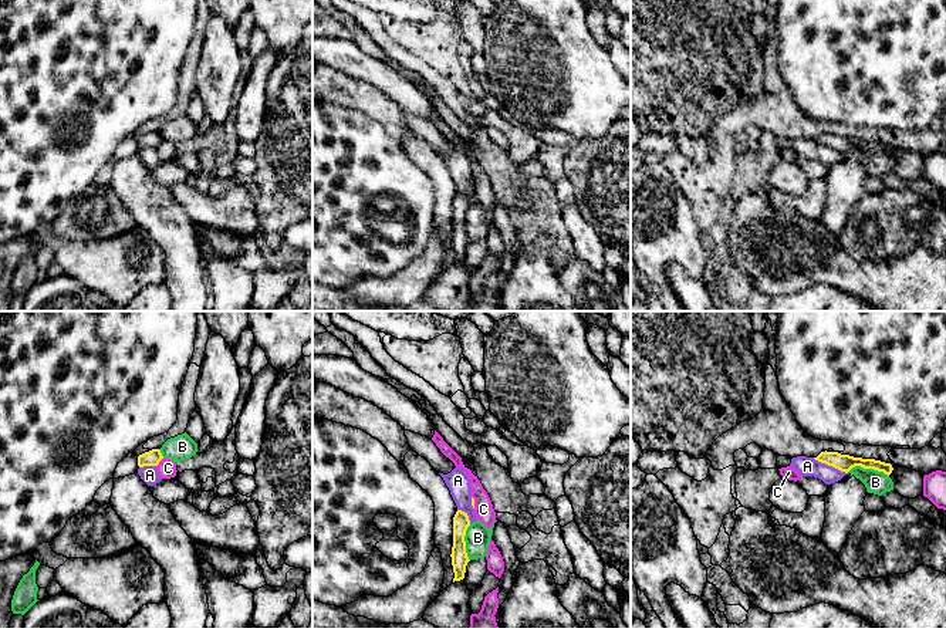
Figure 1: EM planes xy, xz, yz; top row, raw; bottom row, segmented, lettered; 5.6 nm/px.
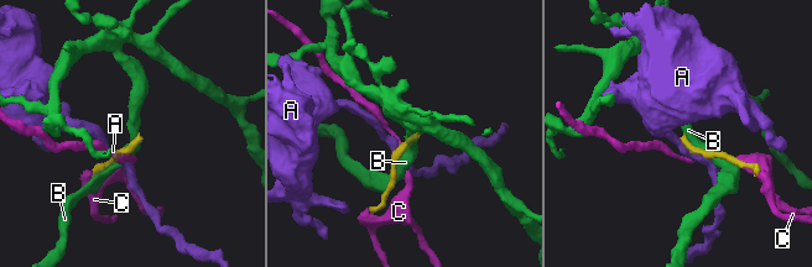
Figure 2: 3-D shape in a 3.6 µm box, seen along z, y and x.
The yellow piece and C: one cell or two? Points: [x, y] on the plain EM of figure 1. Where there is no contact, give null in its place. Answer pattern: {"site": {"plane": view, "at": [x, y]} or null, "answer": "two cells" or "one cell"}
{"site": {"plane": "xy", "at": [159, 142]}, "answer": "one cell"}

